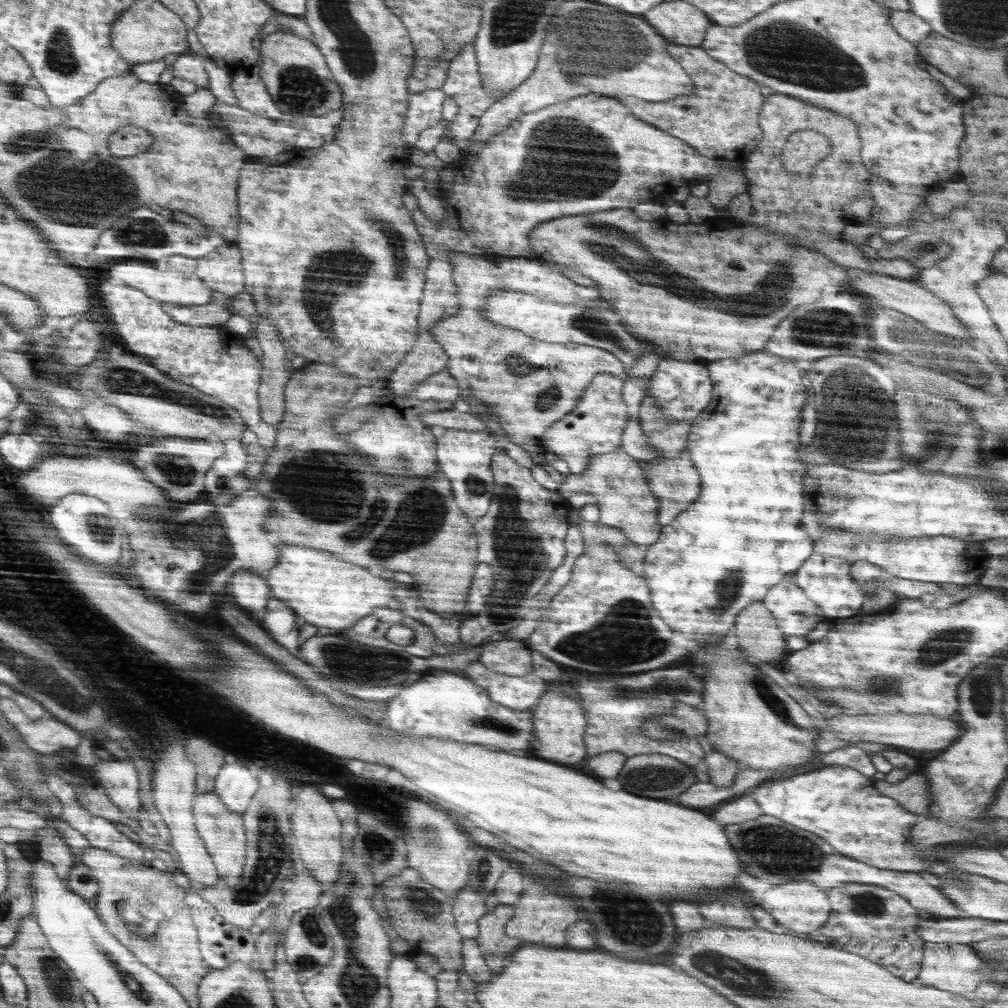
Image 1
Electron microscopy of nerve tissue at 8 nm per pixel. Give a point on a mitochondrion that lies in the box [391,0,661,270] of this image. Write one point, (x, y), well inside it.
(585, 47)

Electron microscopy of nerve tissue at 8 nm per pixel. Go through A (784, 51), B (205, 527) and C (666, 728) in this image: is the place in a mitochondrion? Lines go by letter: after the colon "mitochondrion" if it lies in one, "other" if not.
A: mitochondrion
B: mitochondrion
C: mitochondrion

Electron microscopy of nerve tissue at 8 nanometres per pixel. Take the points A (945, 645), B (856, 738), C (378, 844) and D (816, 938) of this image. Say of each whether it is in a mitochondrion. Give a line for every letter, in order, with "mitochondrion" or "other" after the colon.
A: mitochondrion
B: other
C: mitochondrion
D: other

